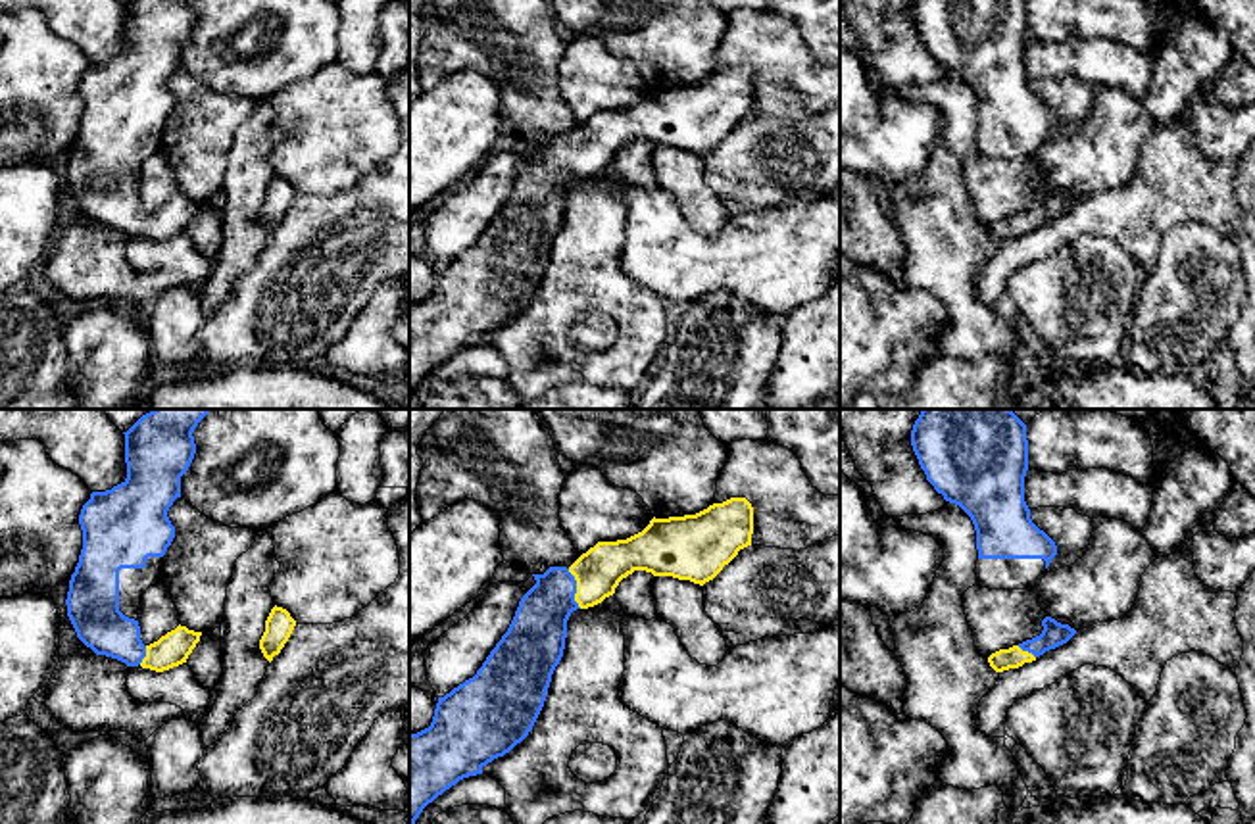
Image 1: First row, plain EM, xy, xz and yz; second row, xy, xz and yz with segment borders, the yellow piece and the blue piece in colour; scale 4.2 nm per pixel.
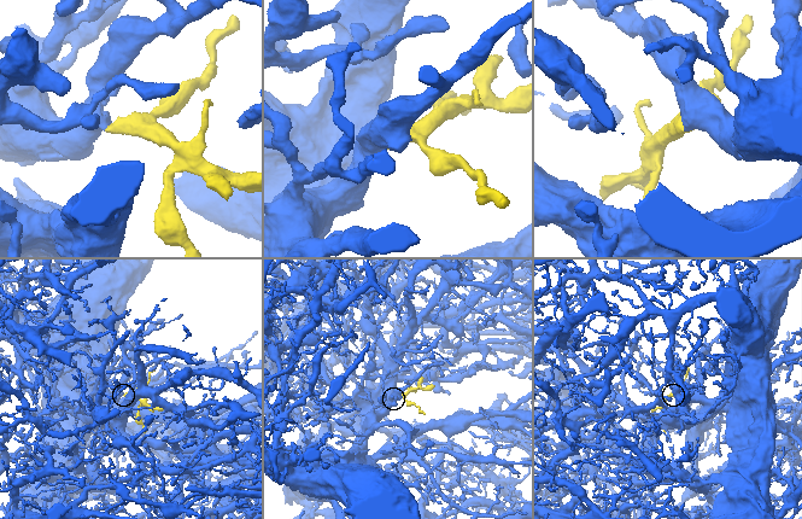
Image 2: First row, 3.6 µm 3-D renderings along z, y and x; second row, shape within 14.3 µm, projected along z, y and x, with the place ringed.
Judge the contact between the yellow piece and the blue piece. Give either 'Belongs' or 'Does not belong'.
Belongs

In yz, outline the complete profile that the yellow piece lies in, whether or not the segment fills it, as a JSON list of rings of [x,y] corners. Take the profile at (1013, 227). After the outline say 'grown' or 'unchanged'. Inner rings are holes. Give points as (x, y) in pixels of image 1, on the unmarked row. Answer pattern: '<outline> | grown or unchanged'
[[[1046,186],[1042,190],[1042,196],[1044,196],[1044,200],[1040,206],[1026,209],[1019,215],[1013,215],[1009,219],[999,219],[999,221],[992,223],[988,227],[990,236],[996,242],[1019,238],[1024,232],[1036,230],[1046,221],[1067,213],[1076,204],[1074,198],[1070,198],[1069,194],[1061,194],[1051,186]]] | grown

